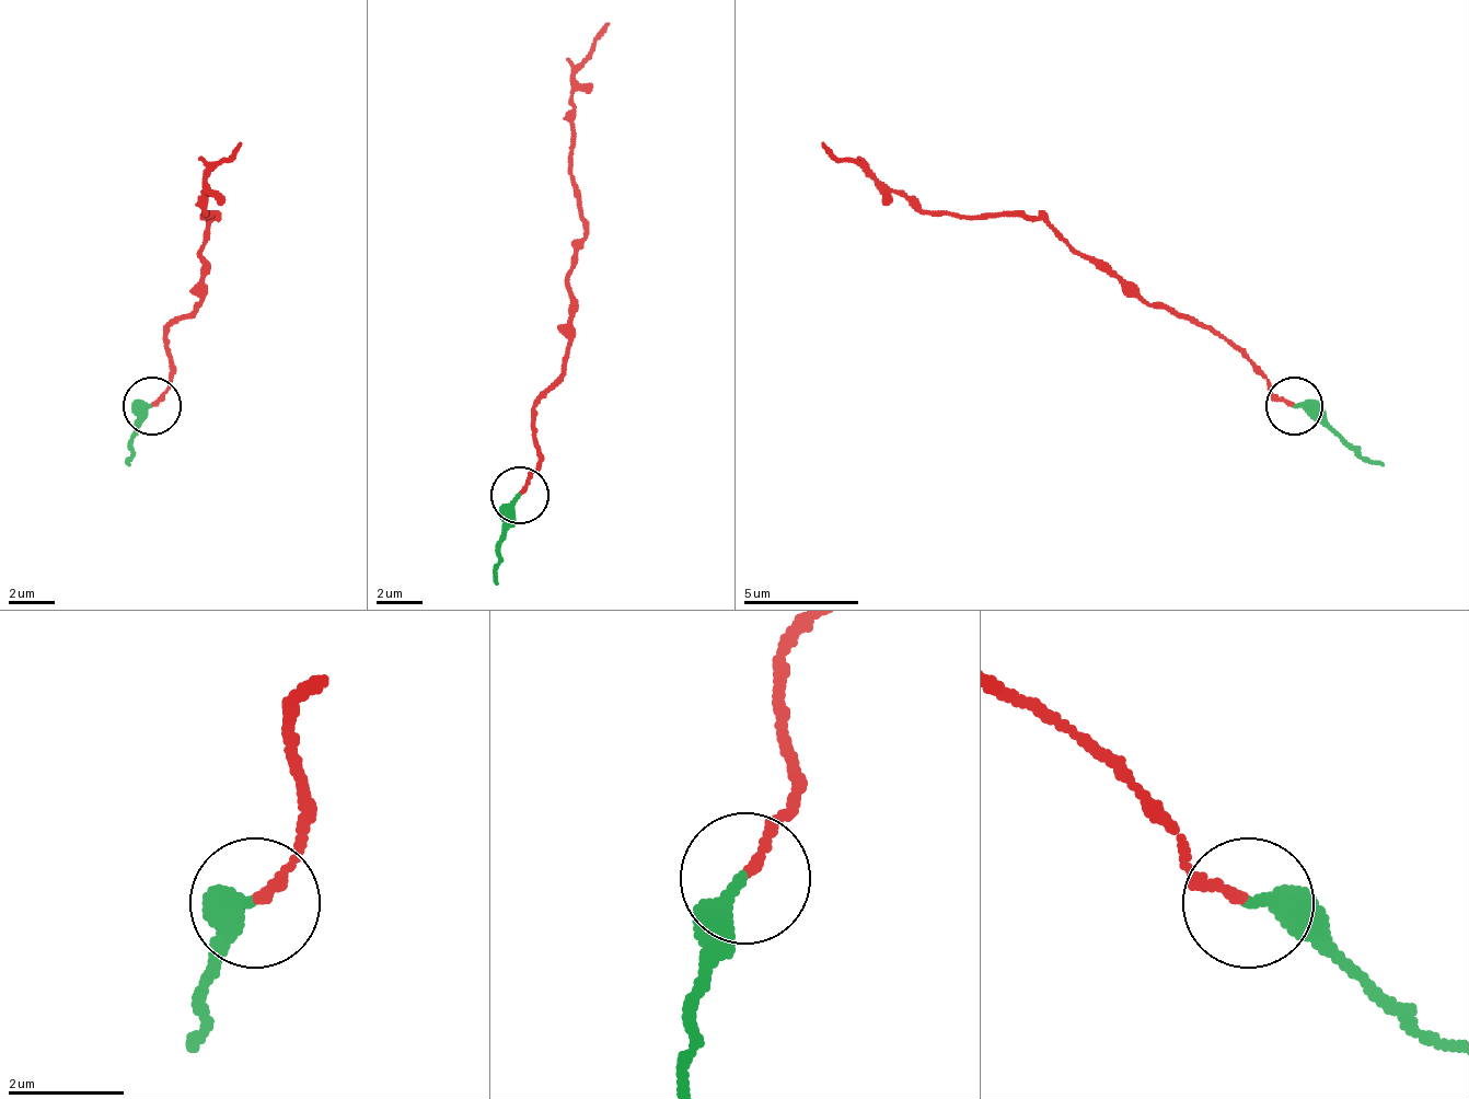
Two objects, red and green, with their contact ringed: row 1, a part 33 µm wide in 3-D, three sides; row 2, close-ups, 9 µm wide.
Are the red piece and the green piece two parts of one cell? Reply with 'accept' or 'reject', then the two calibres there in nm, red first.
reject; calibres 180 and 320 nm

